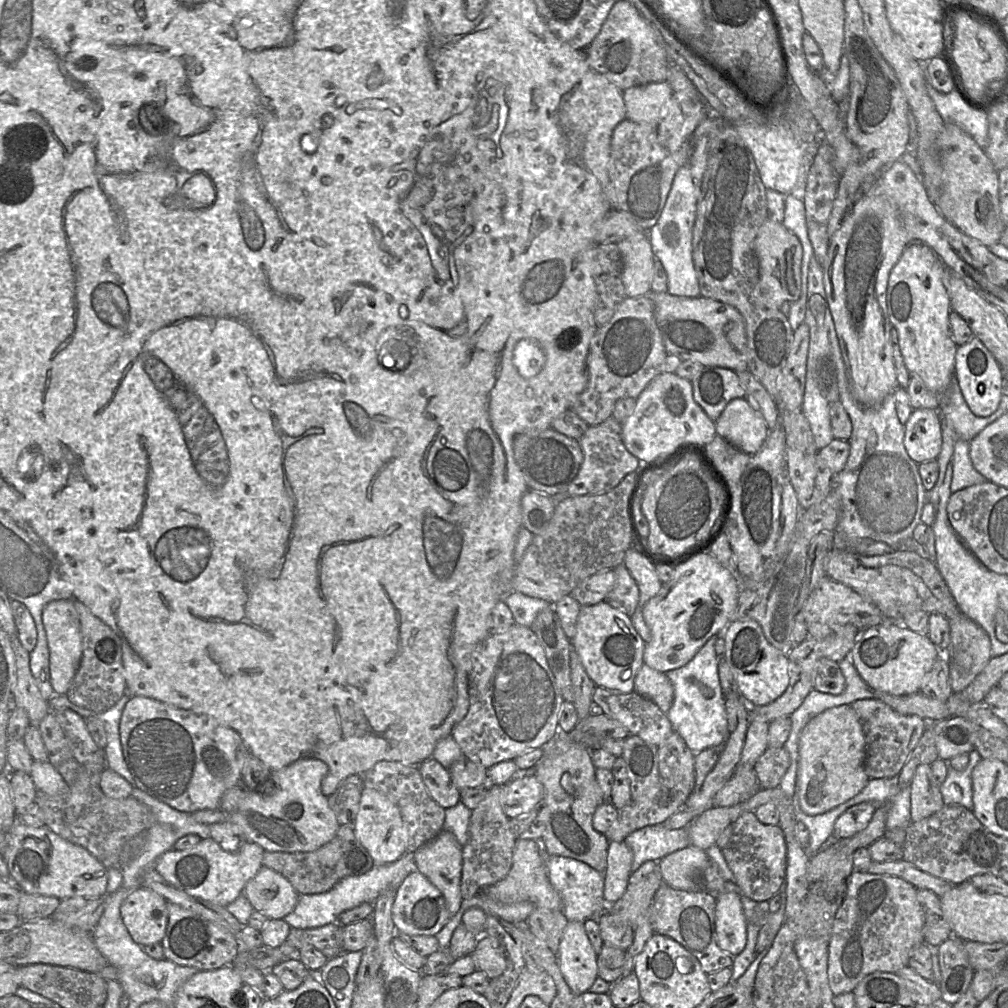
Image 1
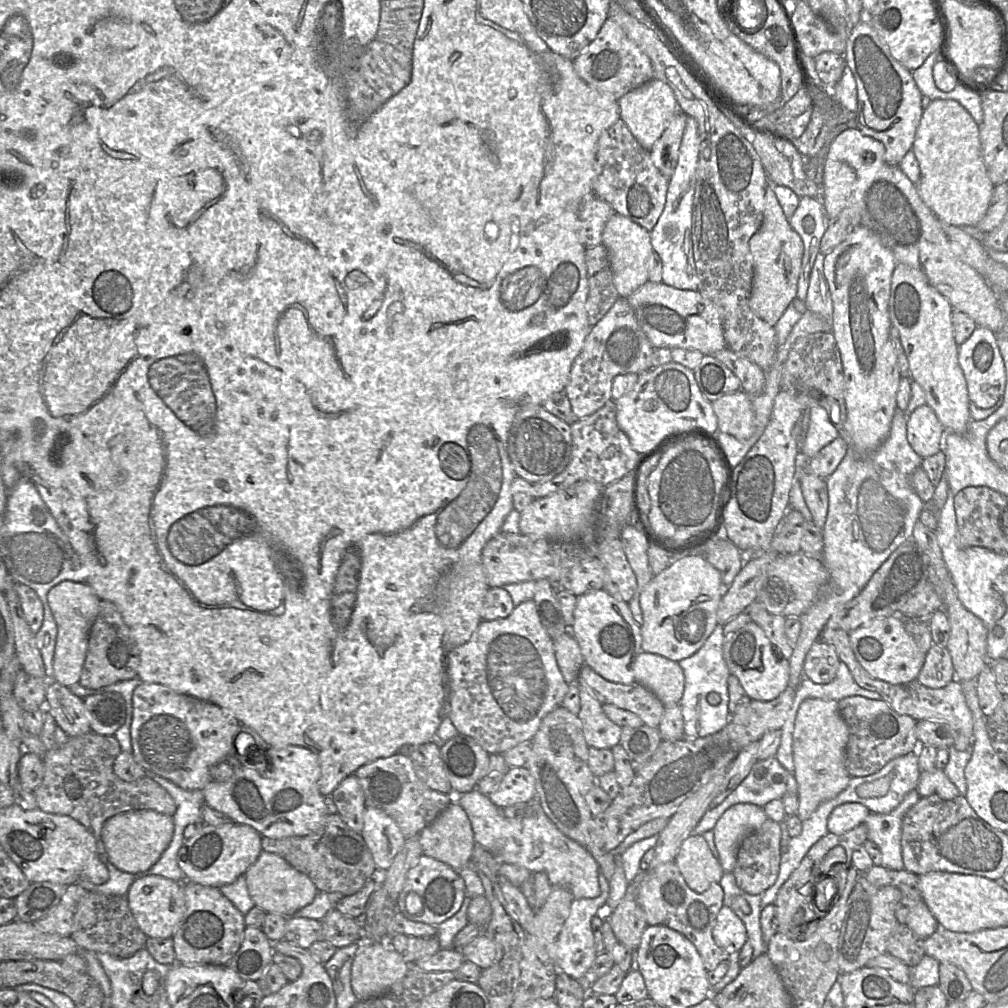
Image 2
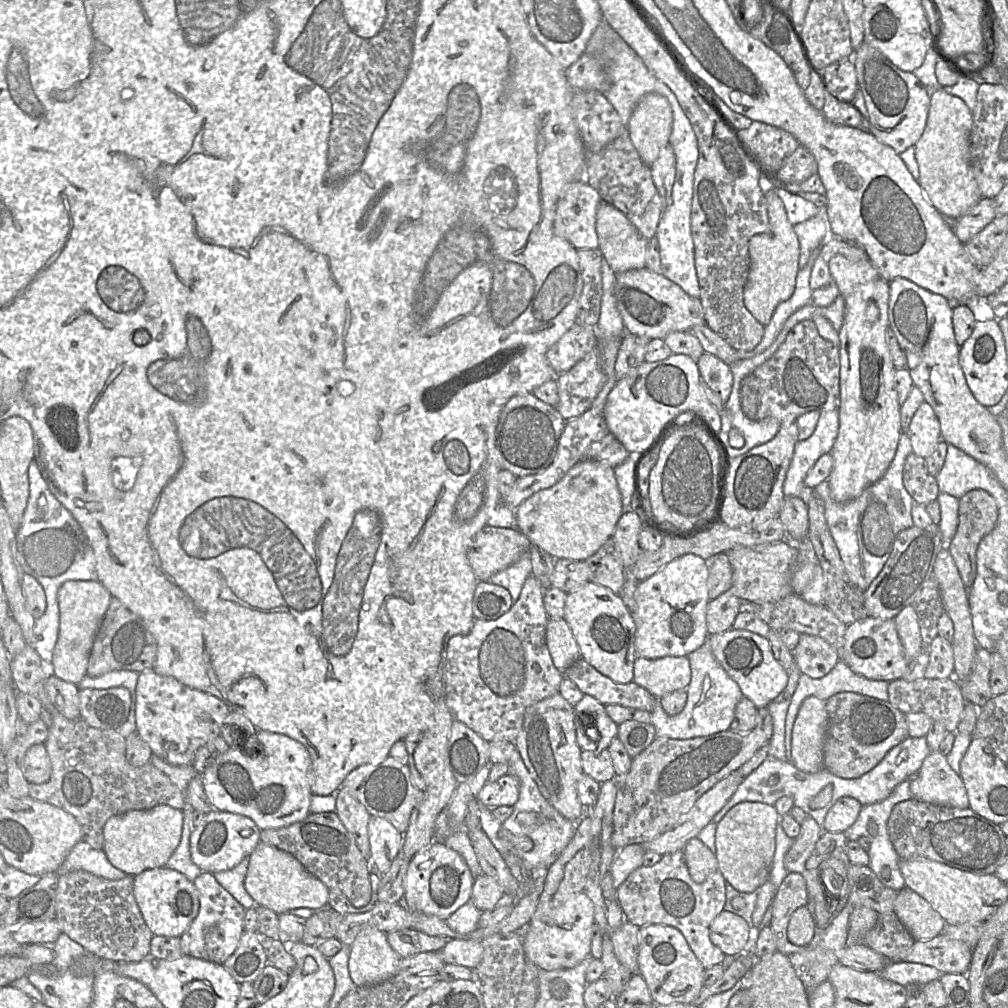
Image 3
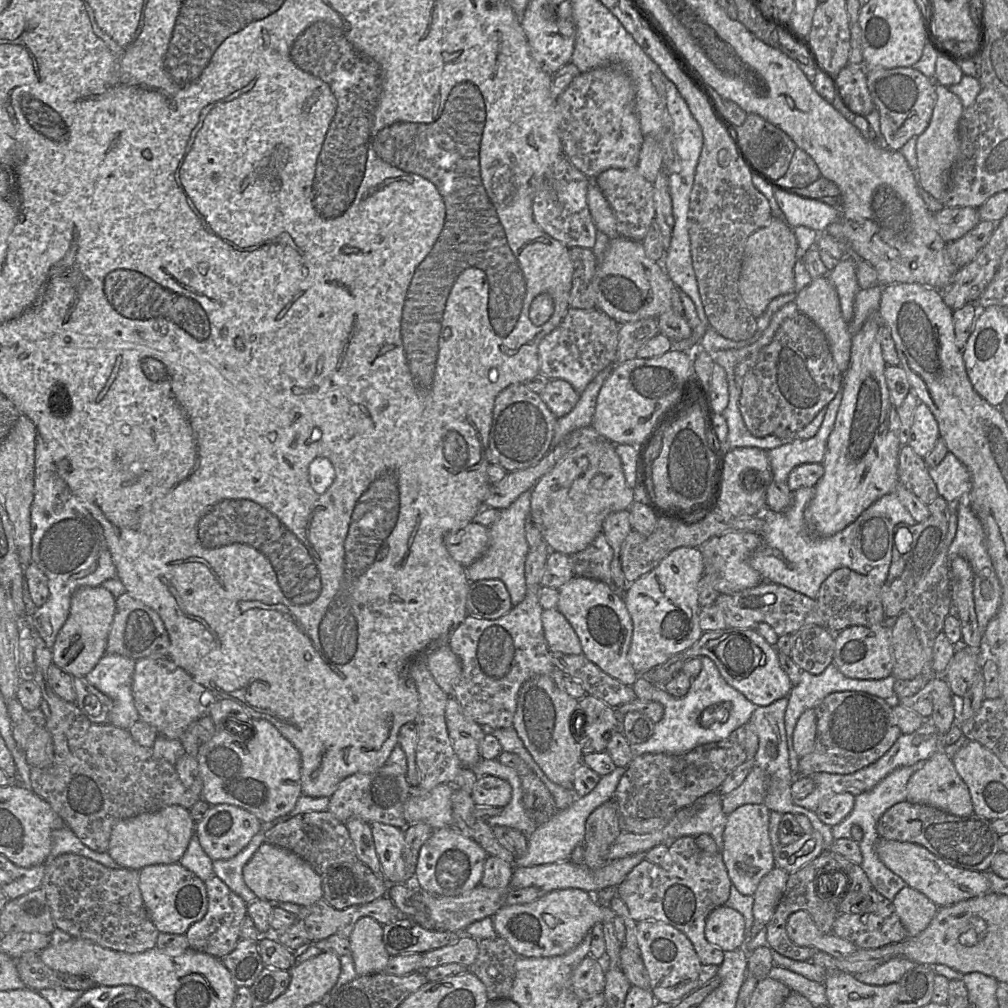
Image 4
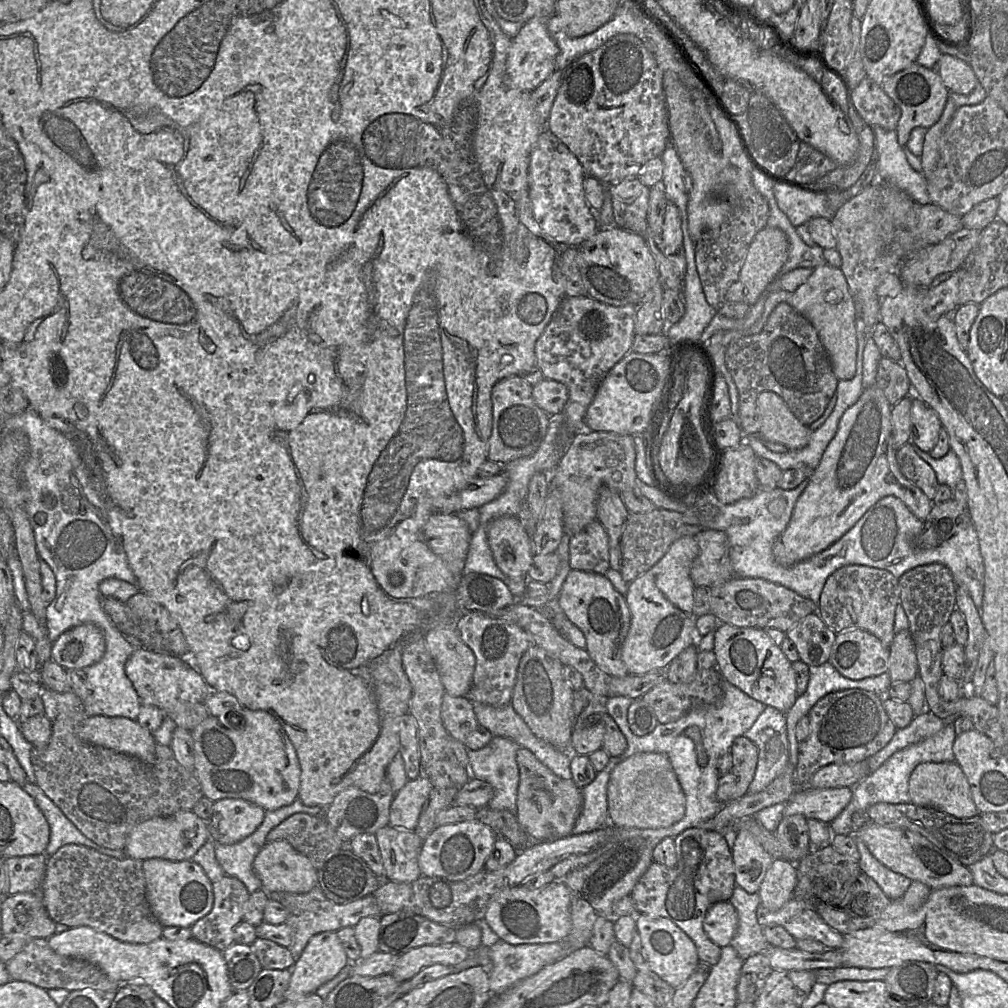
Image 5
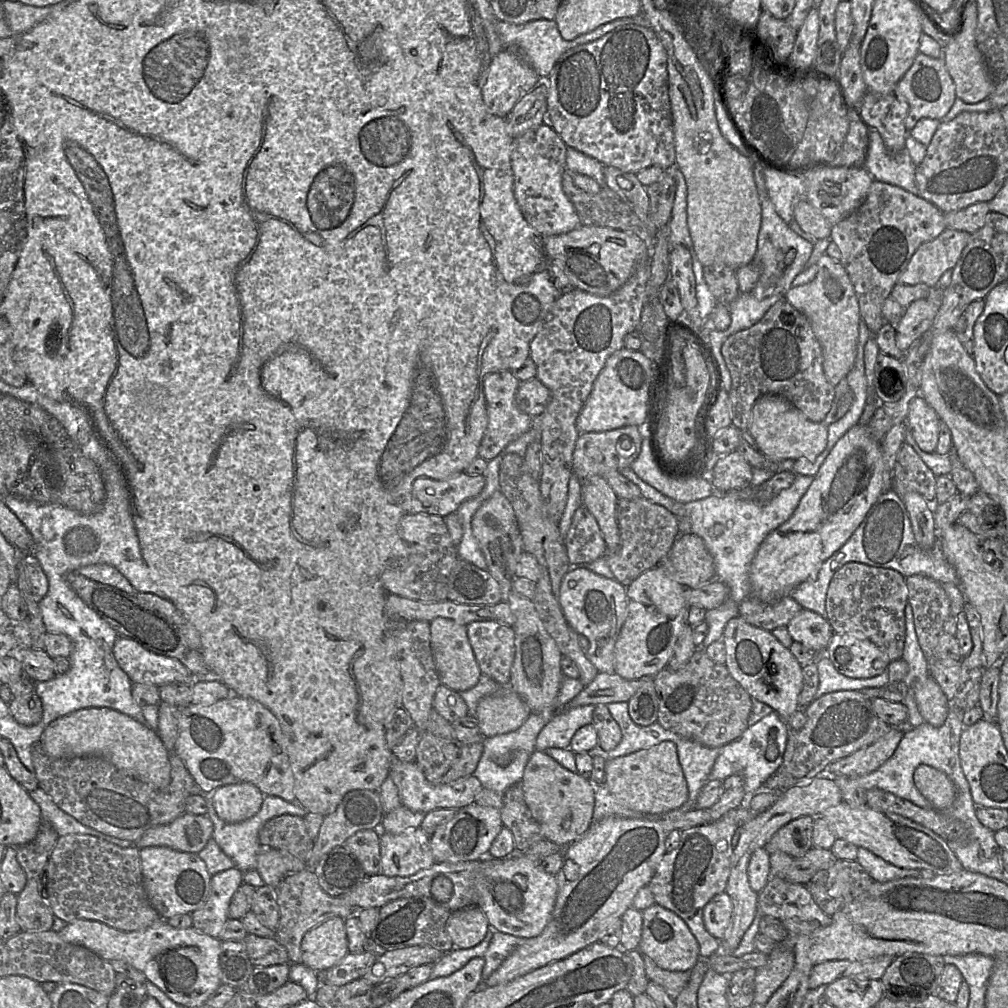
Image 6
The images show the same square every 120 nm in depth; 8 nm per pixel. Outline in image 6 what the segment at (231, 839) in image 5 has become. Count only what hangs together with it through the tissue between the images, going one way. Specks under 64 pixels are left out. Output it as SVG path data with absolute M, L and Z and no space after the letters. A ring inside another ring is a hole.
M247 782L224 785L212 793L218 817L227 823L239 823L254 816L264 798L258 787Z

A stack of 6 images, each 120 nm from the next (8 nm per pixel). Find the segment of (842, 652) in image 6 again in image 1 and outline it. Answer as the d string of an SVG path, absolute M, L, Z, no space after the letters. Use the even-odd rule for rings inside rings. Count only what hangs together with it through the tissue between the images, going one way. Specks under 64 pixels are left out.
M887 621L861 631L848 655L872 690L909 695L921 691L925 677L942 653L929 636L914 632L901 623Z

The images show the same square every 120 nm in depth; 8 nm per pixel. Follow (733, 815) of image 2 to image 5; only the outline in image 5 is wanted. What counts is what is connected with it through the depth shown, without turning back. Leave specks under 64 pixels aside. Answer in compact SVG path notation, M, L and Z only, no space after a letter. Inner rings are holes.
M745 829L736 831L731 853L736 885L749 894L758 893L765 873L774 859Z

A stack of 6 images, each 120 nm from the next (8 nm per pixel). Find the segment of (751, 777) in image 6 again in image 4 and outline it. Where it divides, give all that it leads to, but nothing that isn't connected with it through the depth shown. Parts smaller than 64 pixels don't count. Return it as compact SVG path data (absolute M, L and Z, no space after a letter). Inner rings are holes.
M786 696L774 701L768 706L758 706L749 720L755 726L758 736L758 749L754 756L754 767L759 767L767 777L766 796L763 804L770 811L775 811L780 814L791 813L806 816L810 820L813 829L822 834L825 847L830 847L834 841L831 827L824 824L815 812L793 803L791 786L795 780L795 774L790 769L784 723L787 704L788 698Z

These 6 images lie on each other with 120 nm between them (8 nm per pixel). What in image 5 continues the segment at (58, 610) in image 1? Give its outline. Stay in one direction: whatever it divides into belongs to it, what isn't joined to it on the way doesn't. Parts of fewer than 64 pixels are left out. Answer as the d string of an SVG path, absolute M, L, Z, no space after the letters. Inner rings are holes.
M85 623L63 632L51 645L51 659L65 670L82 669L99 662L106 650L104 633Z

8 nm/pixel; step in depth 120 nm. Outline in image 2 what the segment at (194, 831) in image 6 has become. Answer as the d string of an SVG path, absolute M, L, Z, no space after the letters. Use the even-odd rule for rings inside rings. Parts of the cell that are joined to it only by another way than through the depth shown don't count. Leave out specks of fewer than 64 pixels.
M135 810L110 817L103 825L101 839L108 860L119 870L140 876L159 860L174 832L172 816L154 810Z

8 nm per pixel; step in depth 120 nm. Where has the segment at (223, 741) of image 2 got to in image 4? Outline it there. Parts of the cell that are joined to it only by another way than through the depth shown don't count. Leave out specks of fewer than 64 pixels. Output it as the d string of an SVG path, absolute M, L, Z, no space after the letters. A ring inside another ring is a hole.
M151 656L135 661L132 694L139 718L153 726L158 735L169 739L180 739L192 722L209 716L218 700L168 656Z

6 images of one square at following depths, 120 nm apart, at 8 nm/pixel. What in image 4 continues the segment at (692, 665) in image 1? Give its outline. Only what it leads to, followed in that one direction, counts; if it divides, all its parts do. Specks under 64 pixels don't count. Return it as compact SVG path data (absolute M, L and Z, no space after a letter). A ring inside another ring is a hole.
M702 656L700 660L701 670L692 679L688 692L681 698L671 696L663 687L653 684L644 676L639 676L632 685L638 699L658 702L664 708L663 717L655 724L652 736L643 743L630 744L633 758L647 753L683 754L700 745L728 739L734 730L750 720L758 706L730 686L709 657ZM704 711L705 714L720 713L721 717L704 722L702 715Z

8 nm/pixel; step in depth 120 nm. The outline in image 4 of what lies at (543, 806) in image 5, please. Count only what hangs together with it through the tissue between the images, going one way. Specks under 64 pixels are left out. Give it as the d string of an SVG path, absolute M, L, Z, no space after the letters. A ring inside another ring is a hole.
M503 751L498 760L517 772L522 785L523 804L530 817L538 825L550 821L559 810L545 784L519 755Z

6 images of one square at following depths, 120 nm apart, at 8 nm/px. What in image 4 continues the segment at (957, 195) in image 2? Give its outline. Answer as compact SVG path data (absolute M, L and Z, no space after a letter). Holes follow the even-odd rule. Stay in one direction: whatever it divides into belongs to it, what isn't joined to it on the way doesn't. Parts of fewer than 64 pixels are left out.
M936 85L936 103L930 123L916 141L917 182L927 193L940 200L948 187L950 171L959 152L959 125L964 107L957 95L946 86Z

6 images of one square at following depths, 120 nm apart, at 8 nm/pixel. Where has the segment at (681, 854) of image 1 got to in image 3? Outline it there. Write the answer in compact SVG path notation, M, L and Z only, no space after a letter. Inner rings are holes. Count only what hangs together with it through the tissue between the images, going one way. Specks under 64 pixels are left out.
M697 837L687 842L683 855L690 877L696 883L704 882L711 873L718 870L716 855Z

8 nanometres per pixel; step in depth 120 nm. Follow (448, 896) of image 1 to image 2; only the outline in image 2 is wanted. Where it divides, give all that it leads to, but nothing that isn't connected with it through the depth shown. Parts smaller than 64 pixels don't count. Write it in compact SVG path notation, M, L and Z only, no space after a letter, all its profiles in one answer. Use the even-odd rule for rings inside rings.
M452 801L419 833L422 855L450 866L456 872L471 864L474 835L465 810Z

